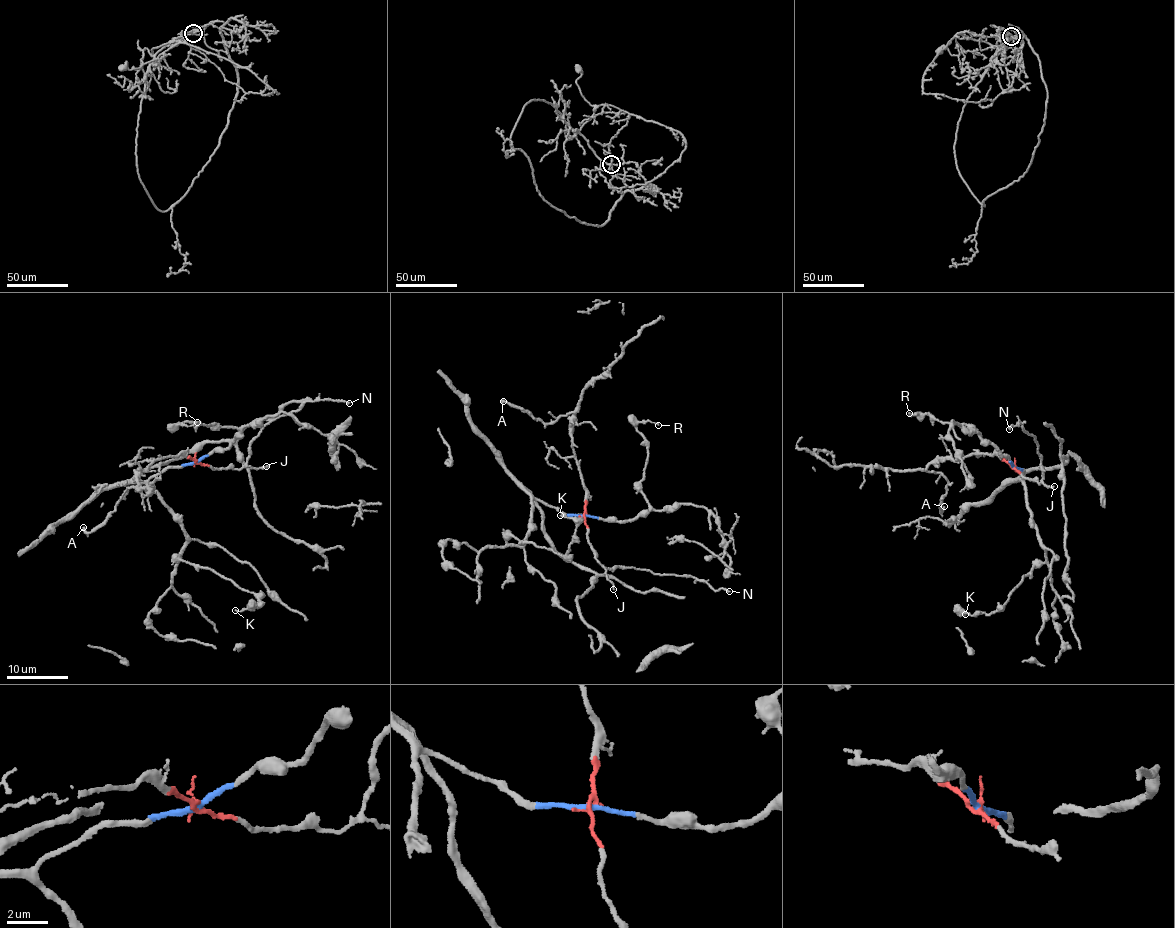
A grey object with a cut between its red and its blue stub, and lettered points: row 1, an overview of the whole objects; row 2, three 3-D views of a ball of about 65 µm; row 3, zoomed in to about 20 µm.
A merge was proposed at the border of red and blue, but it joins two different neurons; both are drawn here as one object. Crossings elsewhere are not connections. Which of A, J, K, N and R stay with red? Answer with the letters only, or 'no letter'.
A, J, N

